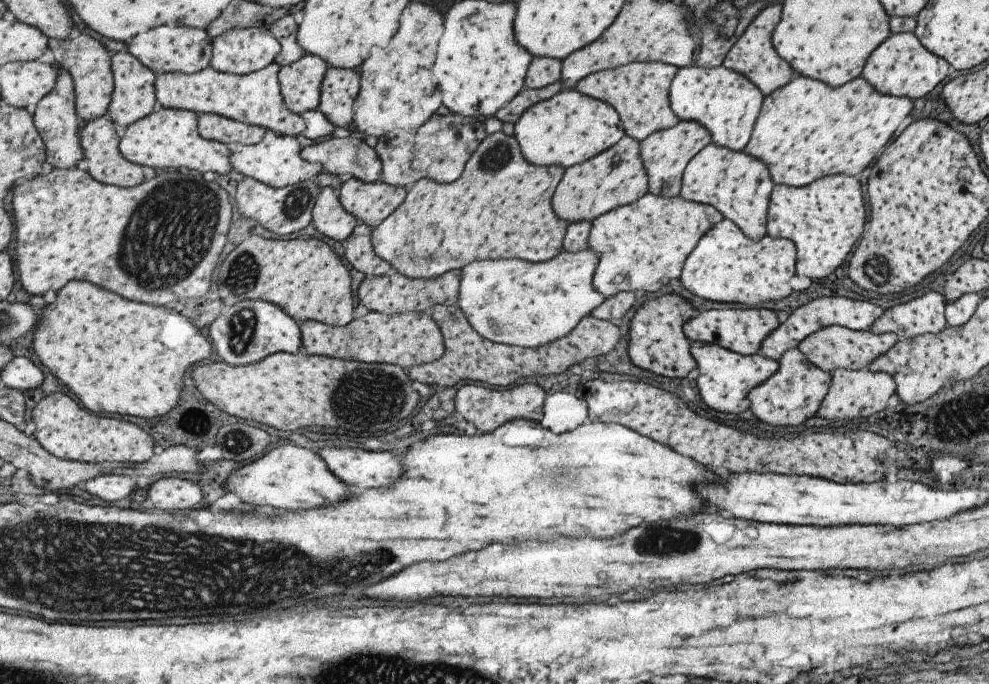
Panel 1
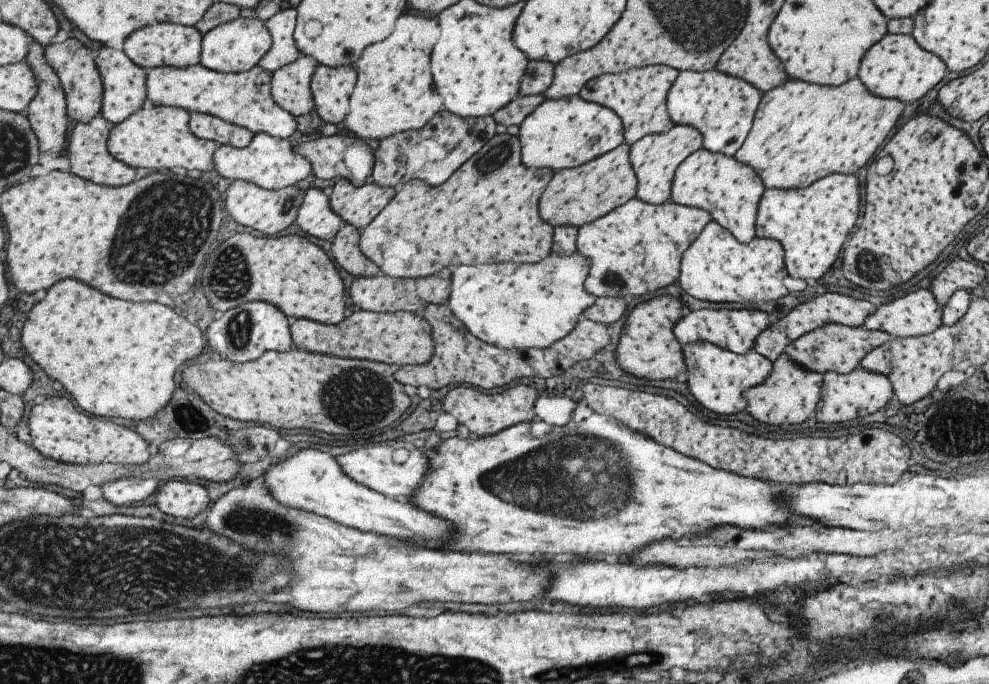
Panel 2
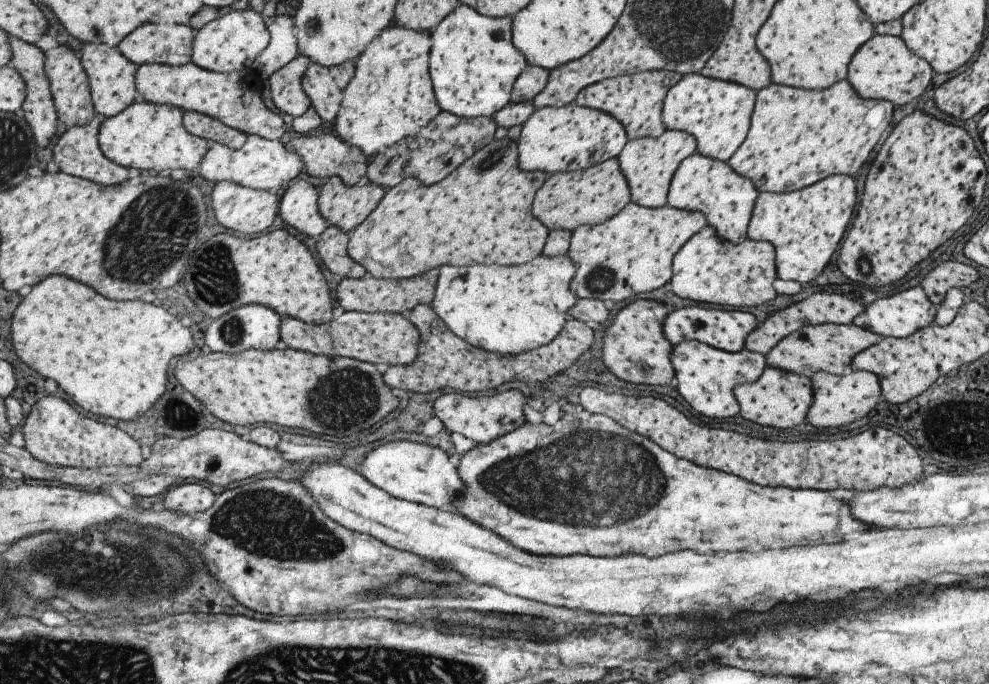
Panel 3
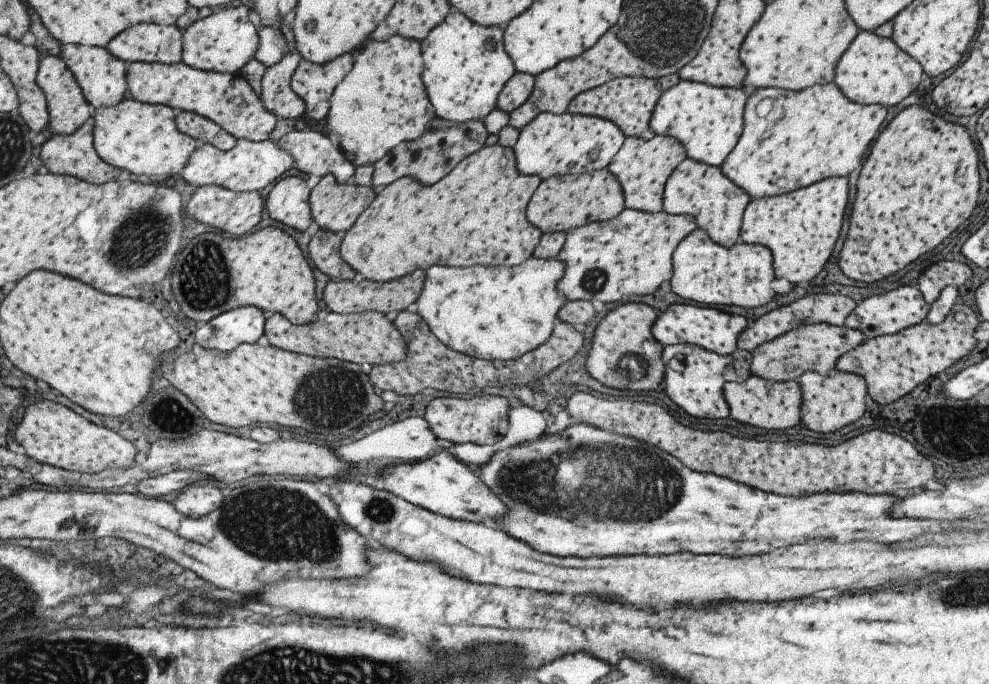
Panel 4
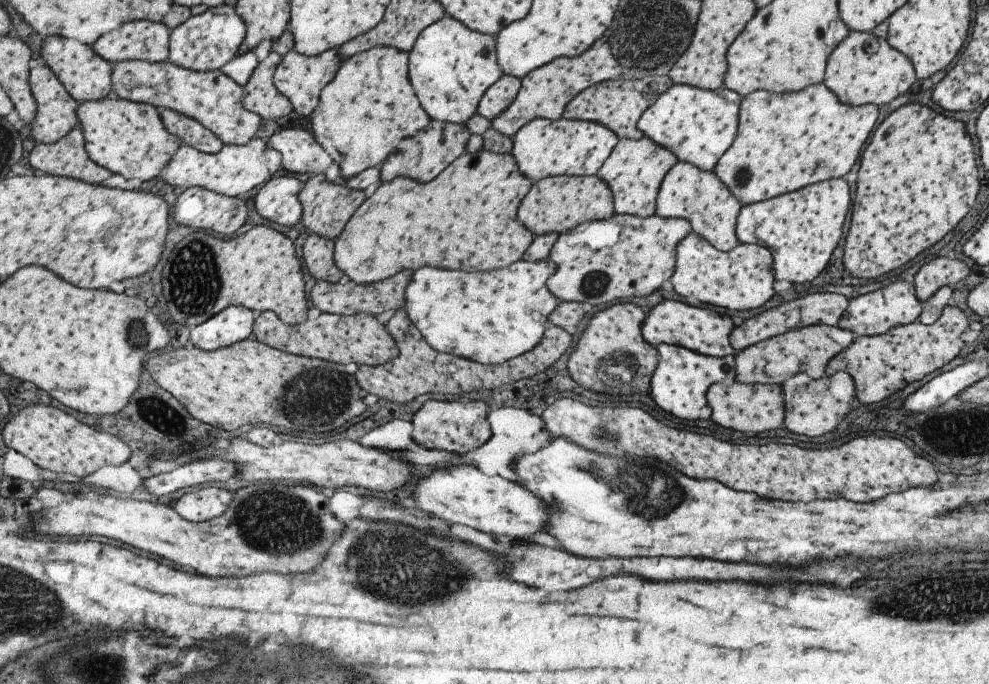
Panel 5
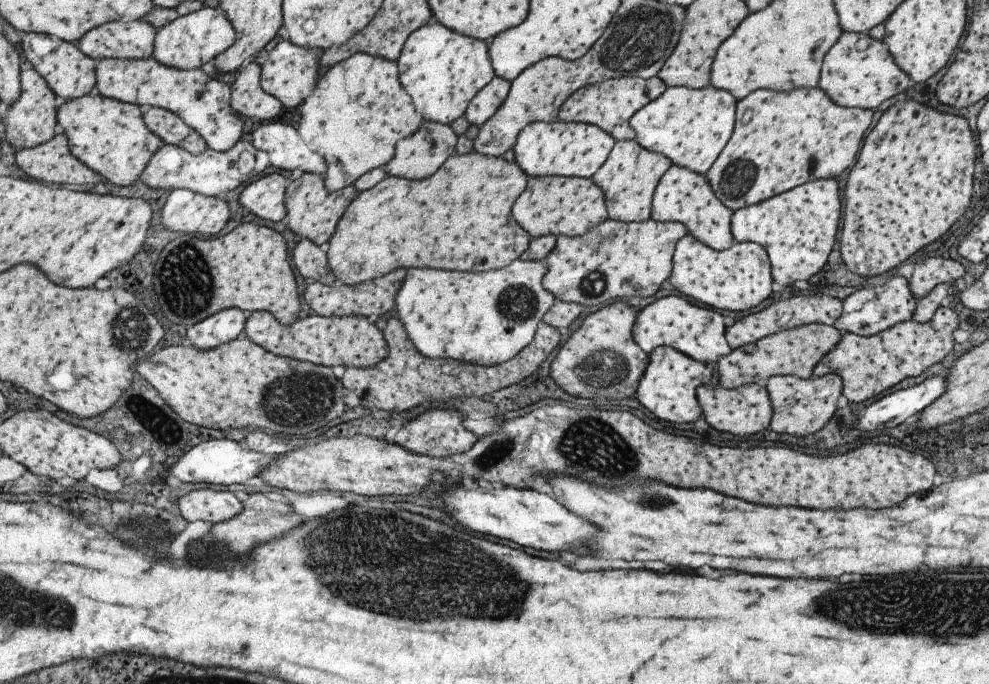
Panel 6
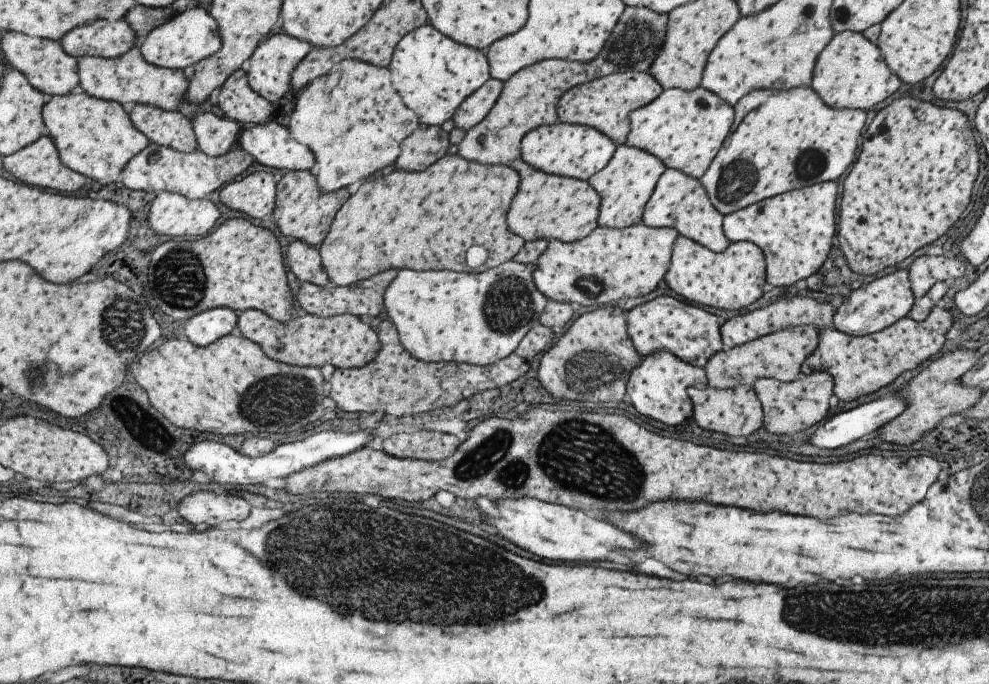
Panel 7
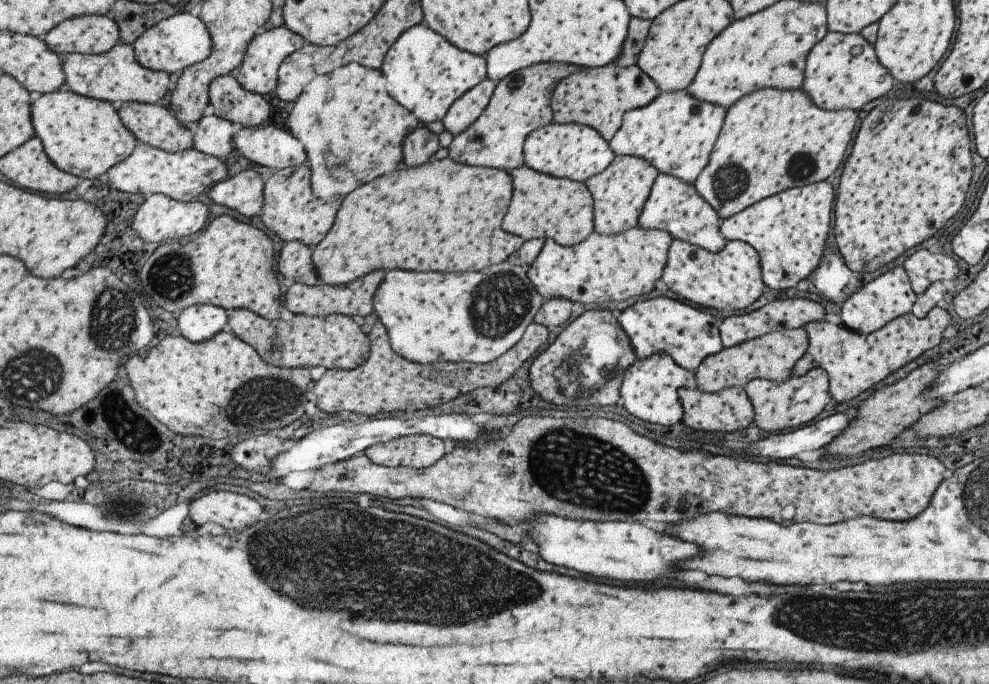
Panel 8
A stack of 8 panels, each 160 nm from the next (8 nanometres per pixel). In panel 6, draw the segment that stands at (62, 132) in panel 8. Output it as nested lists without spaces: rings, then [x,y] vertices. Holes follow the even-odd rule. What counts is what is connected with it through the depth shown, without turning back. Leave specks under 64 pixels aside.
[[[101,94],[67,101],[58,110],[60,131],[70,138],[72,153],[103,179],[117,186],[129,186],[139,180],[158,148],[165,145],[162,139],[147,126],[145,109]]]

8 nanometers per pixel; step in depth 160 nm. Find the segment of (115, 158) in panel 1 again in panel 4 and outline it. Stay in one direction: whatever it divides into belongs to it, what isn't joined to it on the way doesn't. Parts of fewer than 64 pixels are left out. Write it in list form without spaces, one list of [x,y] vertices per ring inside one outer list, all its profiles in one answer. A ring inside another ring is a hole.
[[[92,116],[81,129],[76,130],[73,134],[51,134],[51,137],[44,143],[41,149],[41,160],[45,160],[45,166],[49,166],[49,170],[55,172],[55,174],[83,178],[87,182],[98,185],[117,180],[119,174],[121,174],[121,169],[111,163],[105,162],[99,156],[94,143],[94,126],[95,121]]]

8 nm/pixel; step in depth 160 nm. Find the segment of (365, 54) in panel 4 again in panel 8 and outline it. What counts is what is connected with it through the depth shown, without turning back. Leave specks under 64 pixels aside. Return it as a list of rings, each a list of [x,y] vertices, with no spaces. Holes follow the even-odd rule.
[[[349,63],[339,66],[326,75],[316,74],[311,82],[302,88],[299,98],[294,100],[287,116],[286,130],[305,146],[311,168],[310,189],[314,197],[326,199],[337,194],[343,197],[343,194],[351,192],[355,186],[395,170],[397,164],[401,162],[403,137],[420,124],[412,112],[397,104],[387,94],[385,85],[386,80],[383,80],[380,70]]]

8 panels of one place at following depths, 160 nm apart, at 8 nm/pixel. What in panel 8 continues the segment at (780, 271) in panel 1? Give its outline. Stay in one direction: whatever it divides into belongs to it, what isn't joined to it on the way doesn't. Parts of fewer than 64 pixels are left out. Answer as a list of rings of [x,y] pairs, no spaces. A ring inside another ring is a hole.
[[[673,239],[667,251],[660,279],[679,298],[695,306],[715,308],[715,310],[723,308],[743,310],[755,302],[765,290],[756,250],[739,239],[726,241],[725,246],[716,253]]]

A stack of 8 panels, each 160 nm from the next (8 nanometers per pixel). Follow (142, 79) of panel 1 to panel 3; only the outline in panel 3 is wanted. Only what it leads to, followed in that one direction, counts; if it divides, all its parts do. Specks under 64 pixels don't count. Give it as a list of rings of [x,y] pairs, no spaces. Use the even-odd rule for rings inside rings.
[[[86,43],[80,53],[83,66],[86,67],[90,78],[92,94],[96,112],[109,118],[121,114],[135,101],[139,100],[137,74],[139,66],[122,53],[118,48]]]

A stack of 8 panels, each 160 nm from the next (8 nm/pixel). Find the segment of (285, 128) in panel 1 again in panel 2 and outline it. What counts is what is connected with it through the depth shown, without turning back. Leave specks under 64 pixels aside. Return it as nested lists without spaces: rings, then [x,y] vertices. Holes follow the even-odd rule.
[[[199,64],[183,68],[157,67],[149,70],[148,98],[151,106],[179,107],[189,113],[215,115],[221,120],[246,128],[253,134],[265,133],[285,139],[293,134],[297,124],[294,116],[279,108],[271,98],[271,75],[259,65],[238,73],[207,70],[207,67]]]

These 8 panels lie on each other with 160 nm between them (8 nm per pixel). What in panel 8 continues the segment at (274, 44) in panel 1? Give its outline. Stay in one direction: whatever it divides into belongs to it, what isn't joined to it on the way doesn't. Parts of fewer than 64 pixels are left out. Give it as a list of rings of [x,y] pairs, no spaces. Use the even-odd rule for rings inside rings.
[[[179,11],[152,26],[133,45],[138,61],[147,68],[166,73],[183,70],[189,65],[195,65],[210,53],[213,40],[209,28],[199,17],[192,16],[189,11]]]

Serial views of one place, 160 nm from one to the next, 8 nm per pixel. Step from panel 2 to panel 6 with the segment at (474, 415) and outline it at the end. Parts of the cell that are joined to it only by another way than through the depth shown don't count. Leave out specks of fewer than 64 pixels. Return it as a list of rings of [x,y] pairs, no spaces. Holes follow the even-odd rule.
[[[454,410],[424,411],[405,422],[395,433],[392,442],[405,450],[430,457],[448,457],[455,453],[464,453],[475,444],[479,436],[463,428],[462,420],[461,415]]]

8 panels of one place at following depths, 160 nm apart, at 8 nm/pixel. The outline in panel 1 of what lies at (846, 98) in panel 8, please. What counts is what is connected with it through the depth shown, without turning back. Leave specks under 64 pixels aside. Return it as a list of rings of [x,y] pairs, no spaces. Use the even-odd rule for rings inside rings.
[[[890,33],[867,57],[860,76],[881,94],[913,100],[933,90],[947,74],[949,63],[925,50],[914,33]]]

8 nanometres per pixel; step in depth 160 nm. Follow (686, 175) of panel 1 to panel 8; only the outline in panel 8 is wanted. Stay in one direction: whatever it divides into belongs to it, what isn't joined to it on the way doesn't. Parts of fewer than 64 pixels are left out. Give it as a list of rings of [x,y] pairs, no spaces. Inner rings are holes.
[[[659,173],[642,206],[637,226],[645,230],[665,231],[672,239],[679,239],[716,253],[726,243],[719,232],[720,221],[716,212],[697,194],[692,184],[680,181],[677,177]]]

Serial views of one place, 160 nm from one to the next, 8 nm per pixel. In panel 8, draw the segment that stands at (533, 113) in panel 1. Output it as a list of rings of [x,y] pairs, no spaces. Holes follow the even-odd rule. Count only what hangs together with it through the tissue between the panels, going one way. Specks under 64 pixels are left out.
[[[551,122],[532,130],[525,137],[522,155],[524,165],[537,172],[583,183],[587,178],[605,170],[616,154],[612,152],[610,144],[591,127],[575,123]]]

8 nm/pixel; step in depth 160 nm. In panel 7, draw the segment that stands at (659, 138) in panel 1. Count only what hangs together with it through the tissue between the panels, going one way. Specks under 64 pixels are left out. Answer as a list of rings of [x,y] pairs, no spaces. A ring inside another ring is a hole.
[[[625,143],[616,145],[609,162],[587,180],[600,196],[597,217],[599,226],[620,229],[641,222],[644,206],[665,169],[663,162],[647,151]]]

